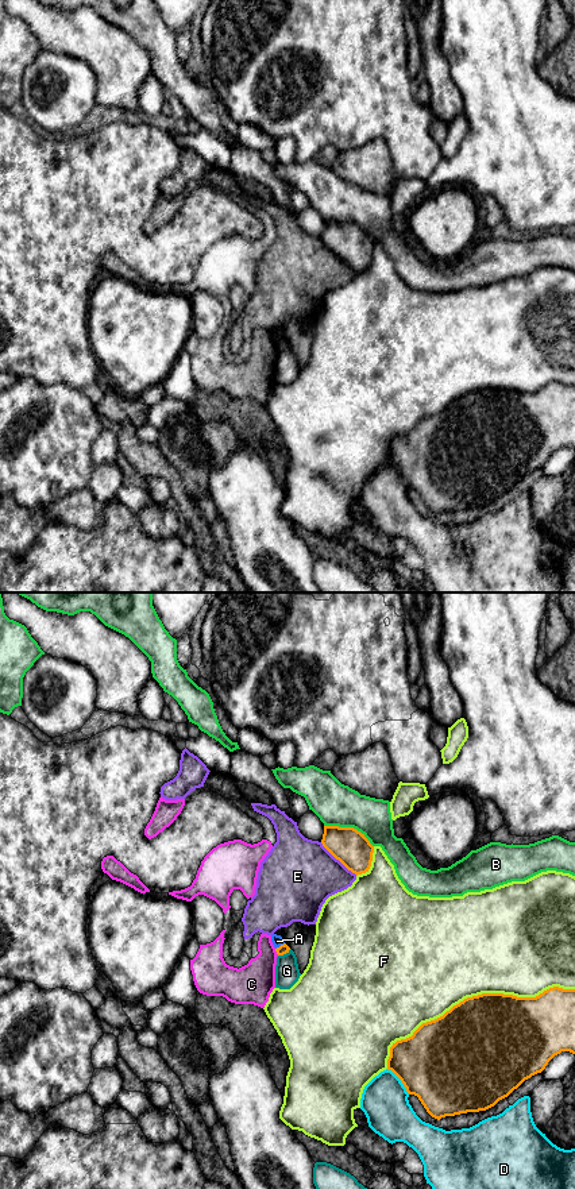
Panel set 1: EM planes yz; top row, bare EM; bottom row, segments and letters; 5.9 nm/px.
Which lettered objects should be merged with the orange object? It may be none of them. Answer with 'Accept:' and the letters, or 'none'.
Accept: none

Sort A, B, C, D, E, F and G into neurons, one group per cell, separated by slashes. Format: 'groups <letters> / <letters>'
groups A / B / C / D / E / F / G

